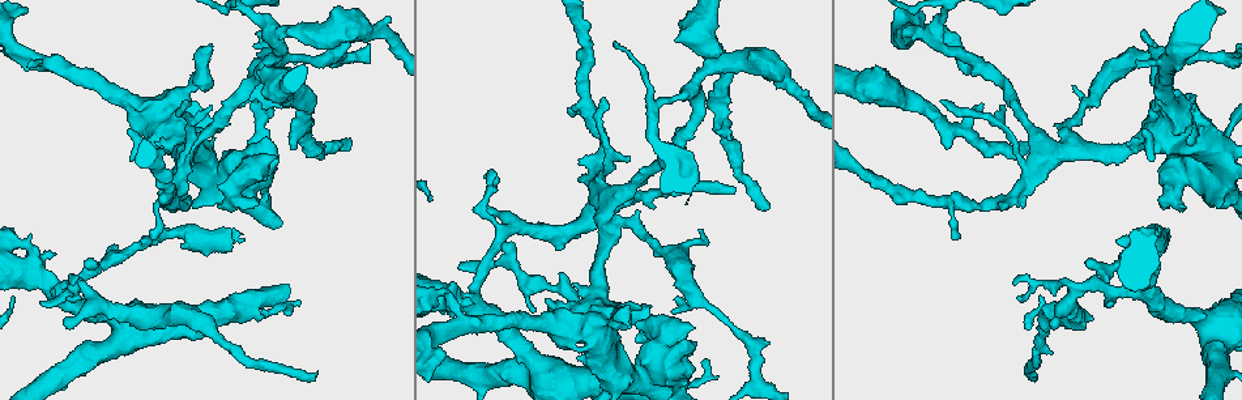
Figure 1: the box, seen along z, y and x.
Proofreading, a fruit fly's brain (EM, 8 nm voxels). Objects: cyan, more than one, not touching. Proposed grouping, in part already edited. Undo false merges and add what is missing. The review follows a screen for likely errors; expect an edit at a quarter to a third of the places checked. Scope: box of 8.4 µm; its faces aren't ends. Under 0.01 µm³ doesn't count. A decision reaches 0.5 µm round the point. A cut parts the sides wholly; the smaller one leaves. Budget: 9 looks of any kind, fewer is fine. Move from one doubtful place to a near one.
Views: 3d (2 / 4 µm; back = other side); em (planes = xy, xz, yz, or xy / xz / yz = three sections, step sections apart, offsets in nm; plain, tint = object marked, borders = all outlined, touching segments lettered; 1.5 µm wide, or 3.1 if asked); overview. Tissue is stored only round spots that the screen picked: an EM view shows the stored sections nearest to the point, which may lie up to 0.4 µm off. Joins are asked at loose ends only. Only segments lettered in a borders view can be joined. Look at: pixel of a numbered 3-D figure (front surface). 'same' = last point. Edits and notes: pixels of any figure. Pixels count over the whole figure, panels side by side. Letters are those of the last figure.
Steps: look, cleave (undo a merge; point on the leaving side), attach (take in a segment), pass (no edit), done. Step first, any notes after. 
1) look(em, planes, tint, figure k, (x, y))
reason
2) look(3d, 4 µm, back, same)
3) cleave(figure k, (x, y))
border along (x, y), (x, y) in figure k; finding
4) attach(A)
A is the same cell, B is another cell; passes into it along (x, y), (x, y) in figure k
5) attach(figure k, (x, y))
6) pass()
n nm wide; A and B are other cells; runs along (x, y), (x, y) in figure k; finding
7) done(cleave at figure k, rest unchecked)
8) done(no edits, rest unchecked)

look(3d, 4 µm, figure 1, (1013, 282))
thin end

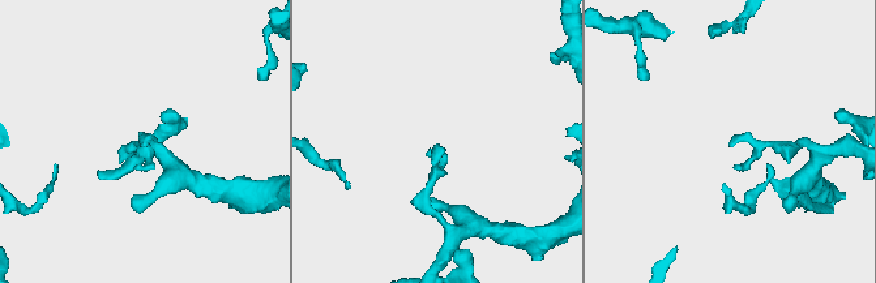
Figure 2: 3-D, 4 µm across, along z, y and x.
look(em, xz, step 8, plain, figure 2, (730, 144))
shape alone is not enough

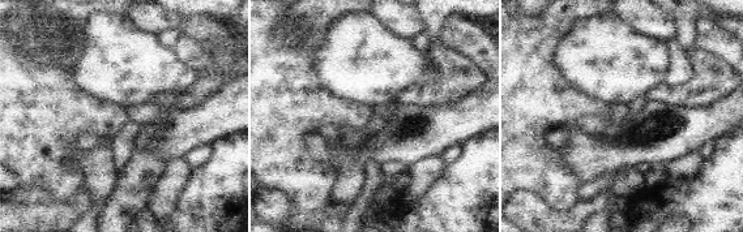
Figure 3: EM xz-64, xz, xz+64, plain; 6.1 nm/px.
look(em, xz, step 8, borders, same)
see the neighbours

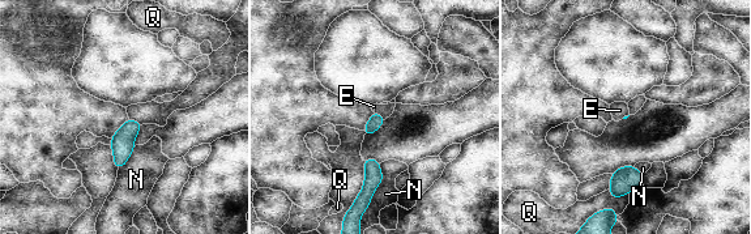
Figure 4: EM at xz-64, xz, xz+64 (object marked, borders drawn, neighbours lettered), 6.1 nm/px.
pass()
E, N and Q are other cells; no lettered segment goes on from it

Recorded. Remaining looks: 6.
look(3d, 2 µm, figure 1, (186, 103))
free end

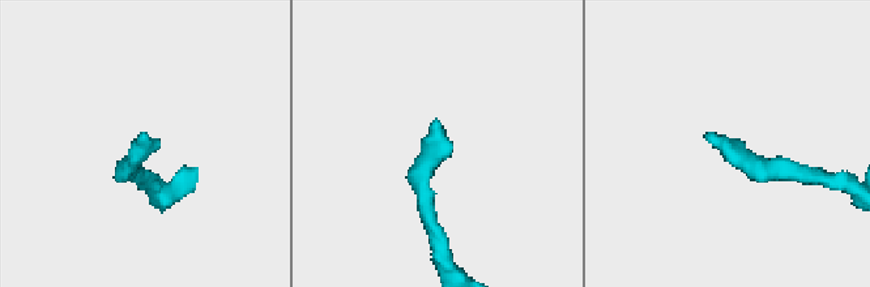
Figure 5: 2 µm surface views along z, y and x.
look(em, planes, plain, figure 5, (438, 125))
shape alone is not enough

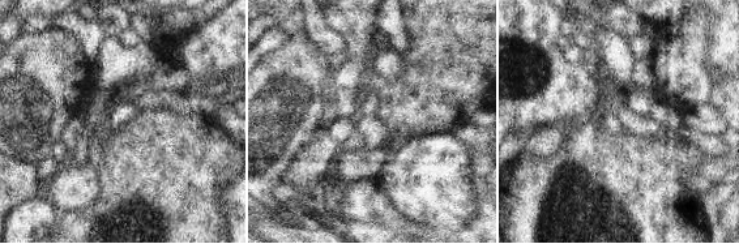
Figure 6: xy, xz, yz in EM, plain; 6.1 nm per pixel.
look(em, planes, borders, same)

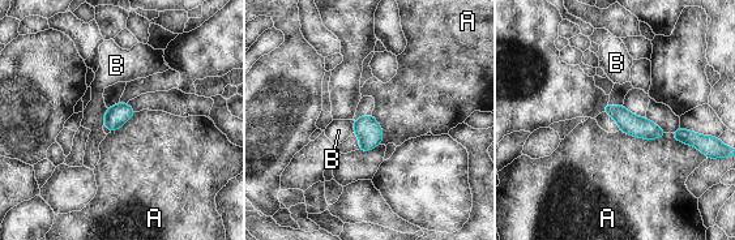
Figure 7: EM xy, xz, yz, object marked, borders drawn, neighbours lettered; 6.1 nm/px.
pass()
A and B are other cells; none of them fits

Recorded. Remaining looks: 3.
look(em, yz, step 4, borders, figure 1, (766, 207))
an open end

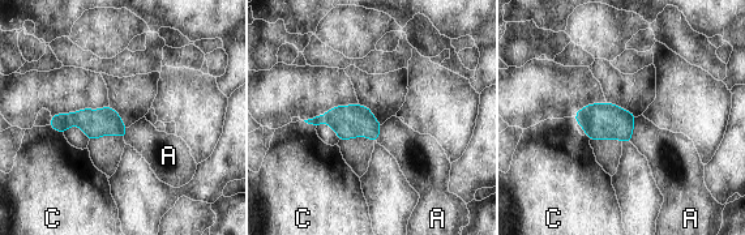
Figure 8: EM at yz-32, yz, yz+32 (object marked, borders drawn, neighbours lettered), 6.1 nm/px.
look(em, planes, borders, same)
cut it another way

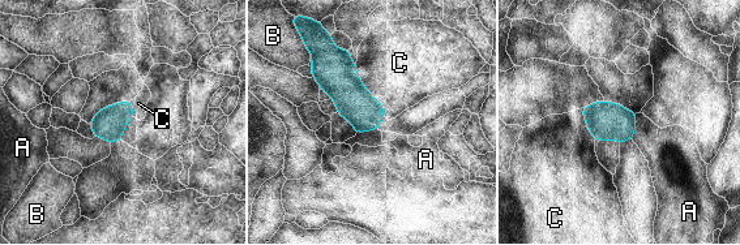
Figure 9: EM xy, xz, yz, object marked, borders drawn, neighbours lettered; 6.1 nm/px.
pass()
200 nm wide; A, B and C are other cells; border along (636, 114), (636, 128), (631, 138) in figure 9; no lettered segment goes on from it

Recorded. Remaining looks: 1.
done(no edits, rest unchecked)

